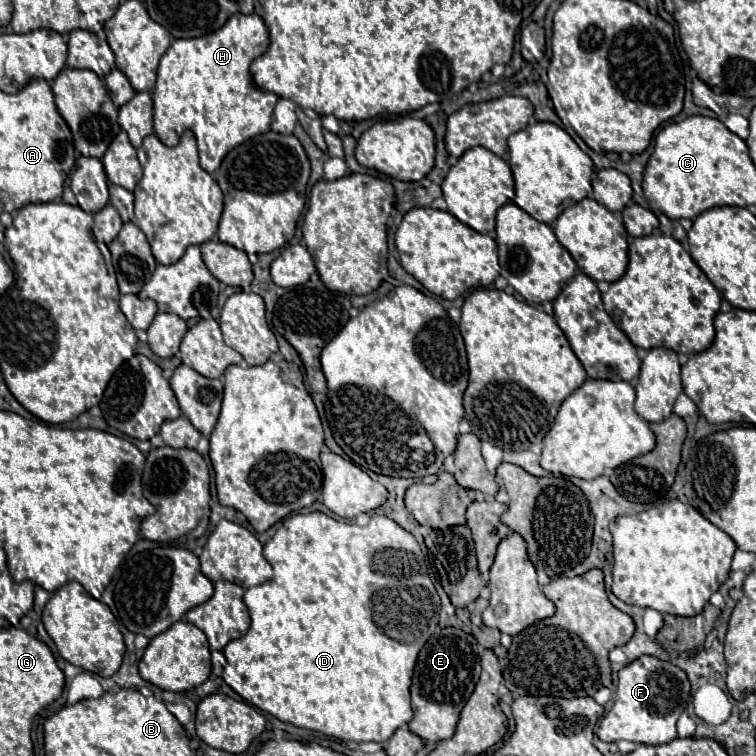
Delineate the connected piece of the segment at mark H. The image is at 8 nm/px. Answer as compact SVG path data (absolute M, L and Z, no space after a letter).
M236 14L220 30L216 30L208 36L174 40L158 64L158 80L152 90L154 132L160 138L160 142L172 148L180 142L180 136L186 130L192 130L196 136L196 142L198 142L200 166L212 174L214 170L218 170L220 162L232 148L236 148L244 140L250 140L252 136L268 132L278 96L256 88L256 84L250 76L252 60L262 56L268 50L268 44L270 44L268 28L258 14L248 14L248 16Z

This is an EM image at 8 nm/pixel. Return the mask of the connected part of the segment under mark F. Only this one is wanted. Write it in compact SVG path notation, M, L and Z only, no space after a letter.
M644 654L620 670L616 702L602 718L598 738L602 742L630 740L652 746L668 744L676 738L676 720L688 708L690 694L692 686L682 668L668 660Z

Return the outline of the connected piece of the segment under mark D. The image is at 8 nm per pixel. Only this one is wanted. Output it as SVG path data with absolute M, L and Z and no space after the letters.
M310 512L310 514L292 514L288 516L282 526L276 530L274 538L264 546L264 558L274 568L274 578L252 586L244 594L244 602L252 616L250 630L242 636L232 640L224 648L224 656L228 660L224 668L224 682L240 694L246 702L260 708L262 712L268 712L276 716L280 722L288 722L306 730L316 730L326 736L334 736L338 740L352 740L352 742L388 742L390 736L400 728L406 726L414 712L410 708L410 682L414 664L418 658L420 648L426 644L426 640L434 634L438 626L438 610L440 610L440 596L436 594L436 588L426 572L424 554L416 542L416 538L400 528L394 520L386 516L372 516L368 524L358 526L356 522L340 522L334 520L322 512Z

